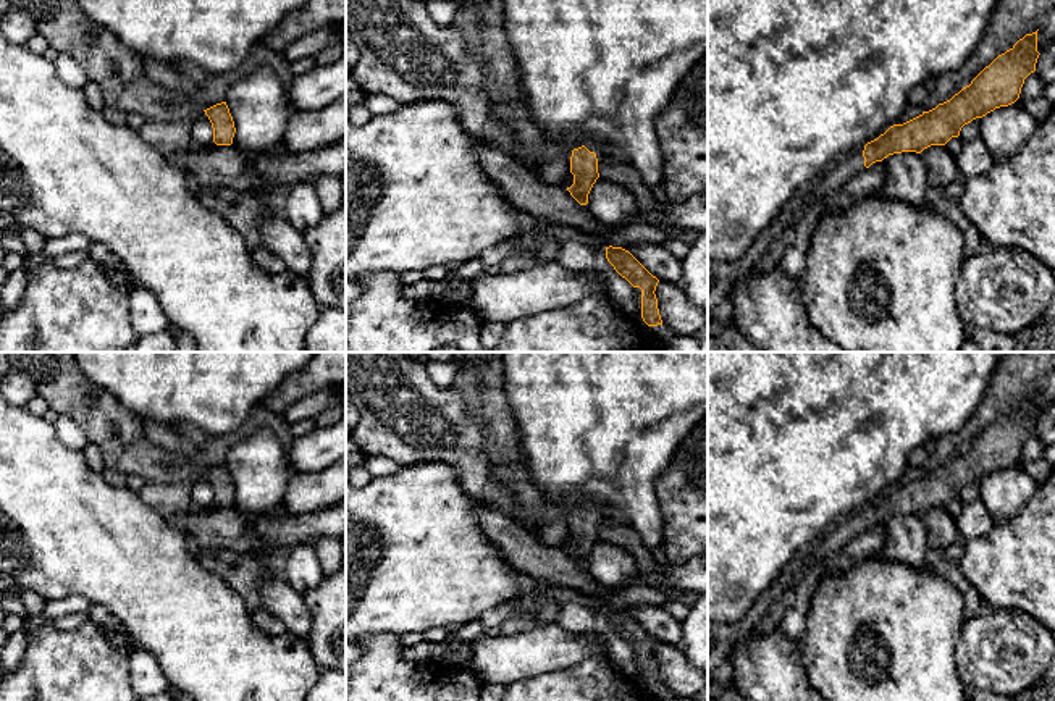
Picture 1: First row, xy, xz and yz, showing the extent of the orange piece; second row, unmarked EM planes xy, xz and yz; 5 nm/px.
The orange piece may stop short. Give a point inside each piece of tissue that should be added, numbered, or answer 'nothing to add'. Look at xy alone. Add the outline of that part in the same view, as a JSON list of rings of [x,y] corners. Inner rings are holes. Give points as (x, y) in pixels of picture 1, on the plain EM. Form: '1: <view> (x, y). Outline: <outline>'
nothing to add

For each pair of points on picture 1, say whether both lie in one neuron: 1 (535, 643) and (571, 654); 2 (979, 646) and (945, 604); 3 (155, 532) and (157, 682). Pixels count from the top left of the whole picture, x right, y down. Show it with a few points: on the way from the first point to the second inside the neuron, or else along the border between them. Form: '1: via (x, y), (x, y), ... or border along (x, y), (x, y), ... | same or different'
1: via (543, 648), (563, 650) | same
2: border along (965, 619), (955, 661) | different
3: border along (134, 648), (149, 651), (170, 684) | different

